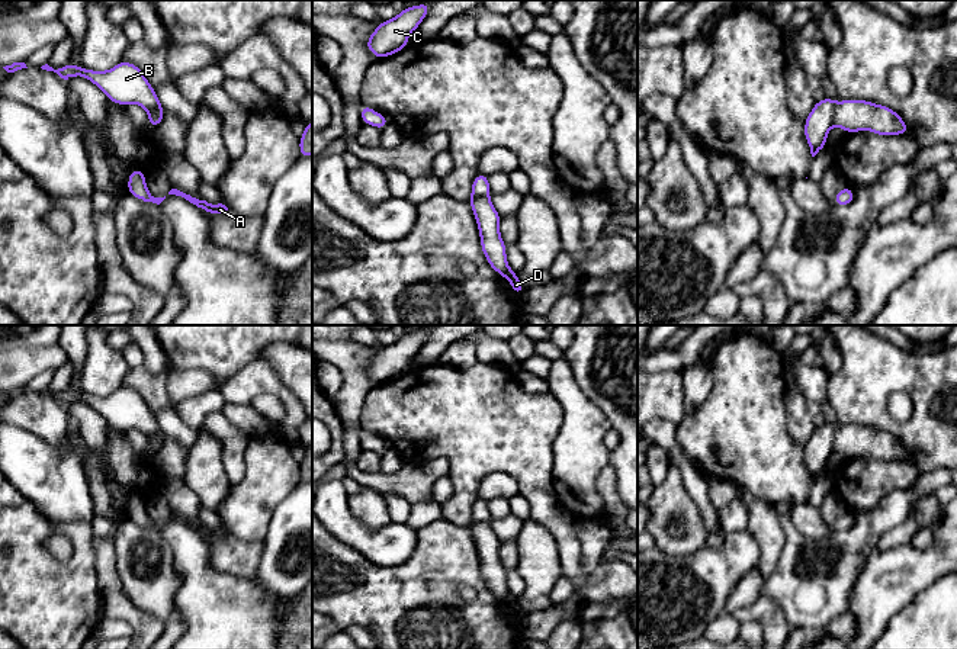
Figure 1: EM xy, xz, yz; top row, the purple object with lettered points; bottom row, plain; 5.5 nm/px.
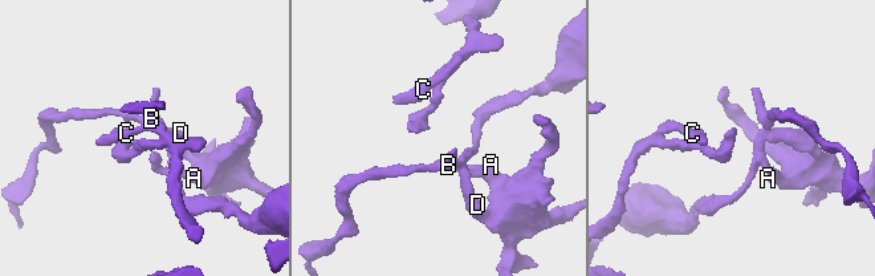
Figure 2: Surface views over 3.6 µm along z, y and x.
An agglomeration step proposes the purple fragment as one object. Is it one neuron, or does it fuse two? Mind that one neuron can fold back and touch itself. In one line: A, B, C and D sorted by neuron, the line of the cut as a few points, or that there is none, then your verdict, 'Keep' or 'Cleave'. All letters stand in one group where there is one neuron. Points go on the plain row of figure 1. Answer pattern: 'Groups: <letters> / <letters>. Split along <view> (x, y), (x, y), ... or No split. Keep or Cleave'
Groups: A D / B C. Split along yz (837, 429), (831, 449). Cleave

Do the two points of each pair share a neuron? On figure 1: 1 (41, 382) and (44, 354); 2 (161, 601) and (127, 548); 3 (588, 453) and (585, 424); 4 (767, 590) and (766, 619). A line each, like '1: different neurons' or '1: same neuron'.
1: different neurons
2: same neuron
3: same neuron
4: different neurons

